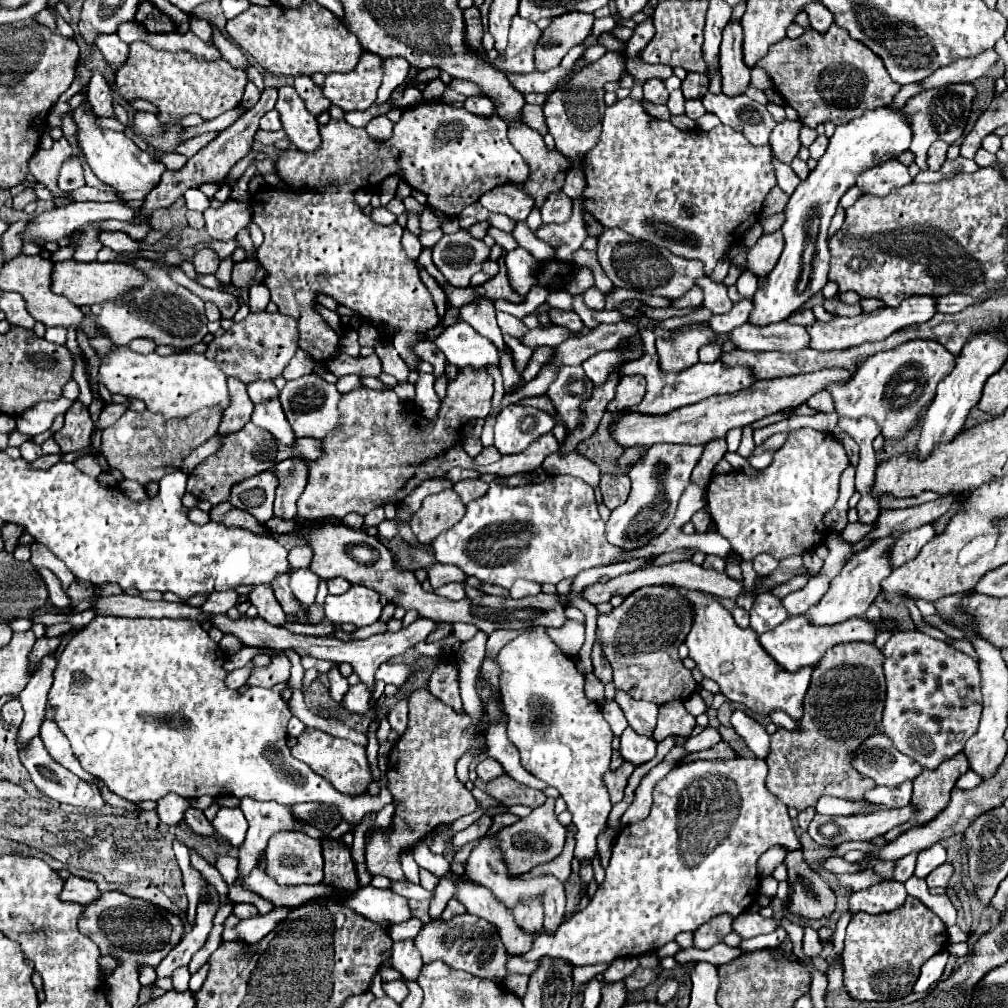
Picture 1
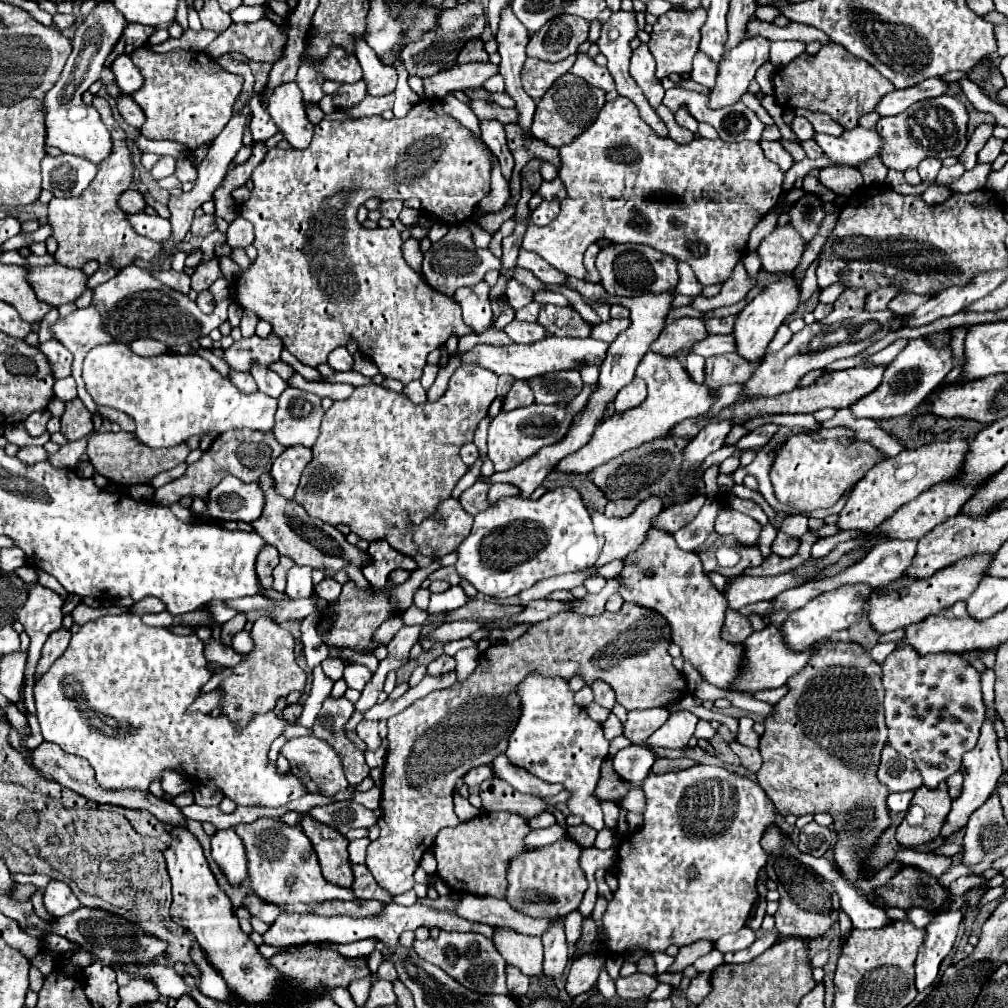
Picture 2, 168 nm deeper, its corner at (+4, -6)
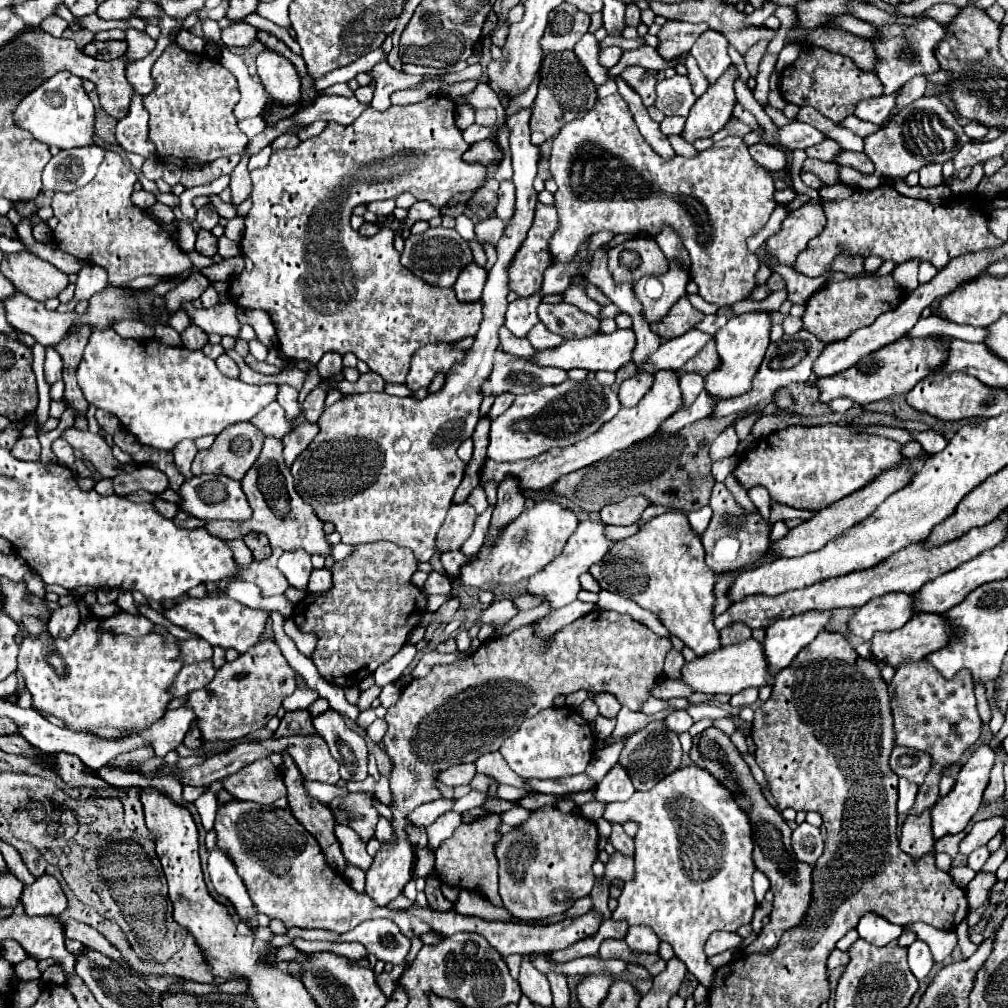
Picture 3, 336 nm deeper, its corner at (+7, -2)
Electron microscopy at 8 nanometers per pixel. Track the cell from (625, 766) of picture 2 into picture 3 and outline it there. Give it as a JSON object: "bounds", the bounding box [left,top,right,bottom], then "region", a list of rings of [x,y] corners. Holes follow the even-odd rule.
{"bounds":[593,767,635,803],"region":[[[613,767],[603,781],[595,787],[595,797],[593,801],[599,803],[613,803],[613,801],[627,801],[635,793],[631,779],[627,779],[627,771],[621,767]]]}

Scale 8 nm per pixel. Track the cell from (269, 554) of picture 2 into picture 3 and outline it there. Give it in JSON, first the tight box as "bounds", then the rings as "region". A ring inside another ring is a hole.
{"bounds":[243,533,271,561],"region":[[[249,533],[249,535],[243,537],[243,541],[245,541],[245,545],[251,549],[253,559],[263,561],[263,559],[267,559],[267,557],[271,555],[271,545],[269,545],[267,537],[261,535],[261,533]]]}

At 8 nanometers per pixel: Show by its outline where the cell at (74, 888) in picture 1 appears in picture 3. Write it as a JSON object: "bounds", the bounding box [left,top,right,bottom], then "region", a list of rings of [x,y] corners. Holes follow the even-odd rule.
{"bounds":[19,875,67,915],"region":[[[41,875],[35,883],[25,885],[19,901],[27,915],[61,915],[67,909],[65,893],[51,875]]]}

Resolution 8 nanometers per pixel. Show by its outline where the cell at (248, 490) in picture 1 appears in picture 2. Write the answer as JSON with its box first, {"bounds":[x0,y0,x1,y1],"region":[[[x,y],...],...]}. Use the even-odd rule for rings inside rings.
{"bounds":[208,477,264,521],"region":[[[226,477],[210,491],[208,515],[220,521],[256,521],[264,511],[264,491],[258,483],[242,483],[236,477]]]}

